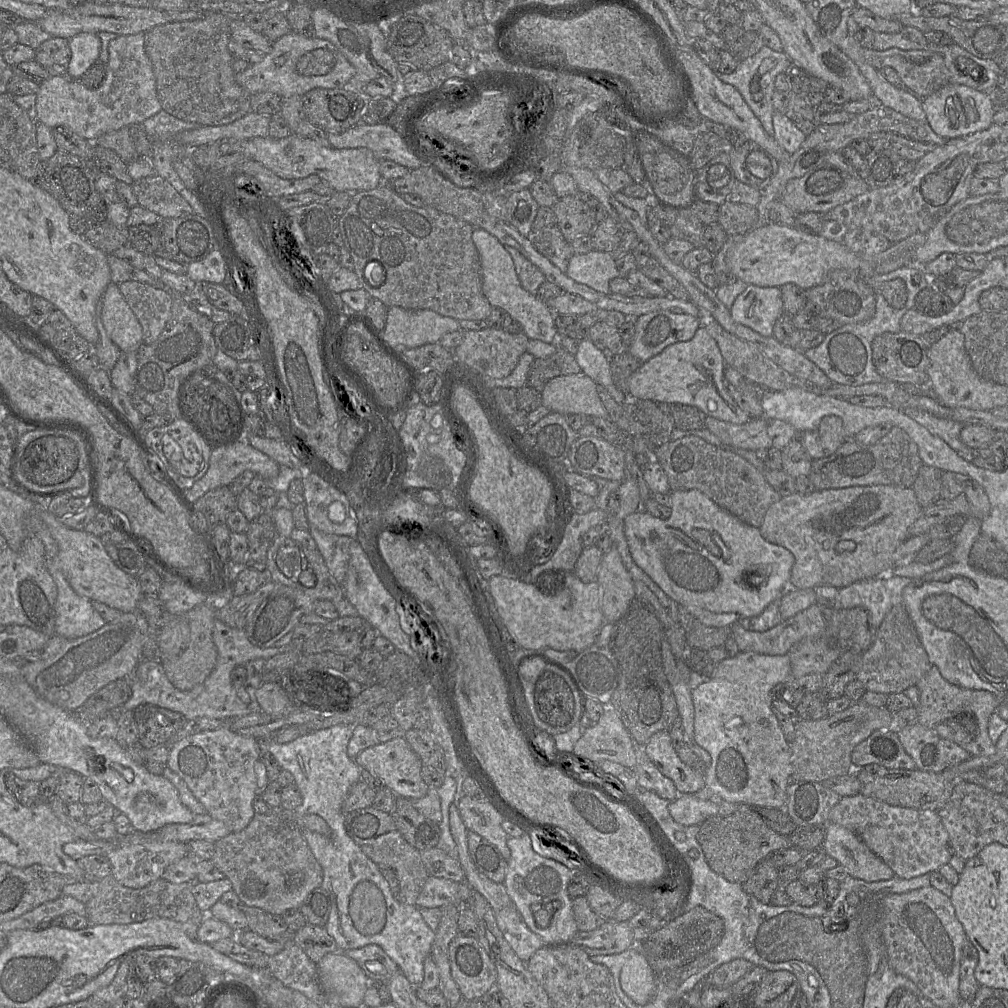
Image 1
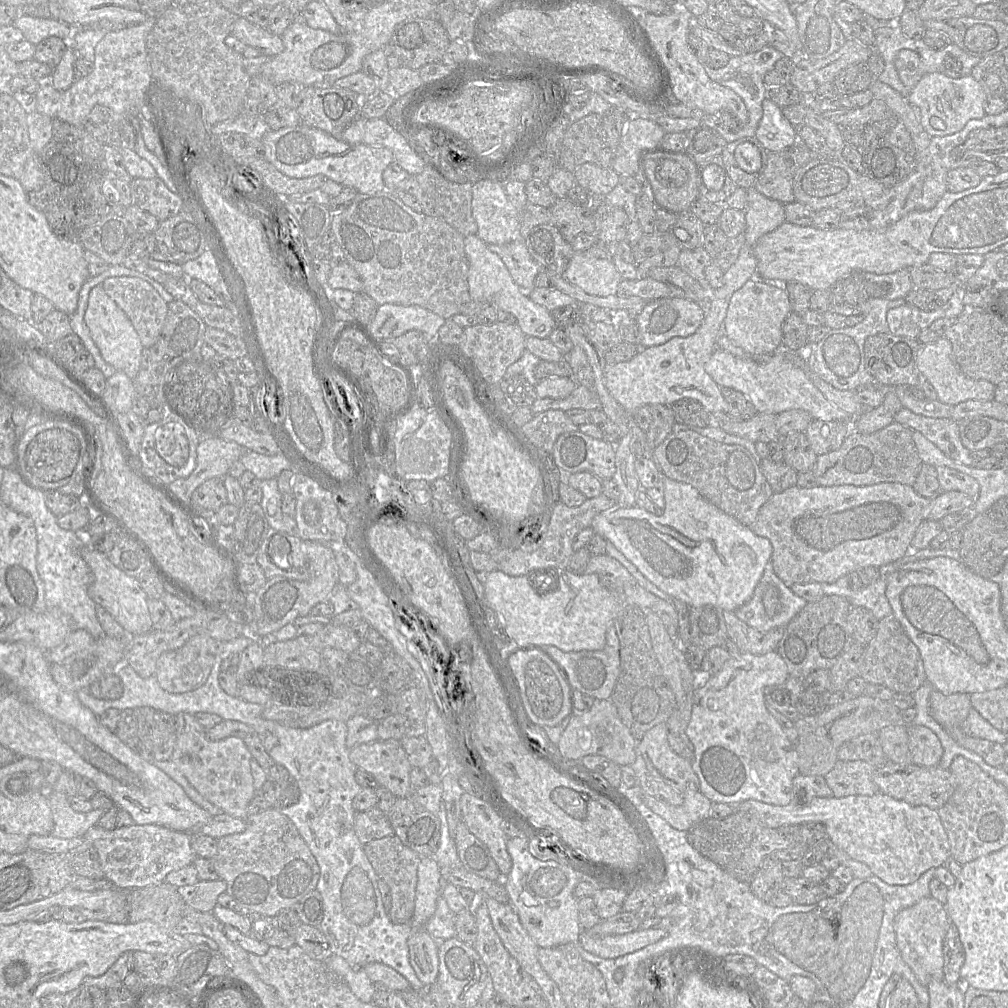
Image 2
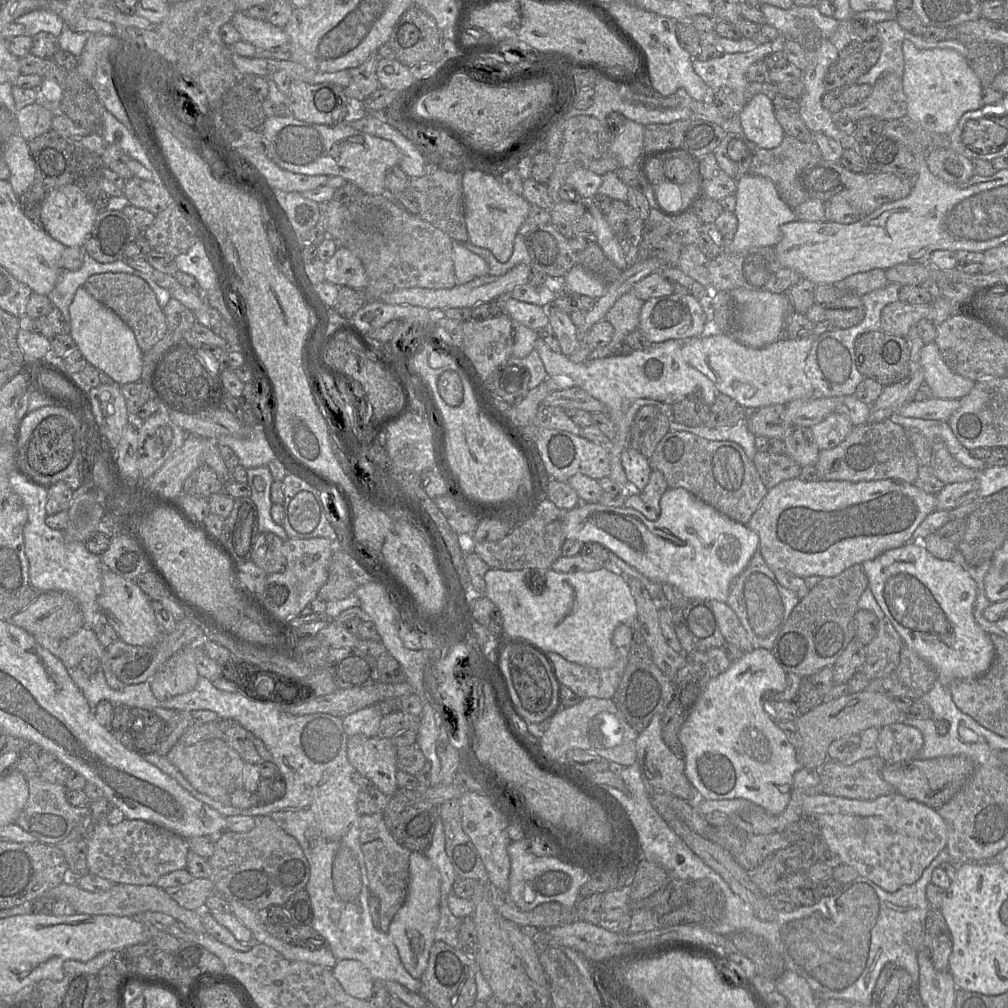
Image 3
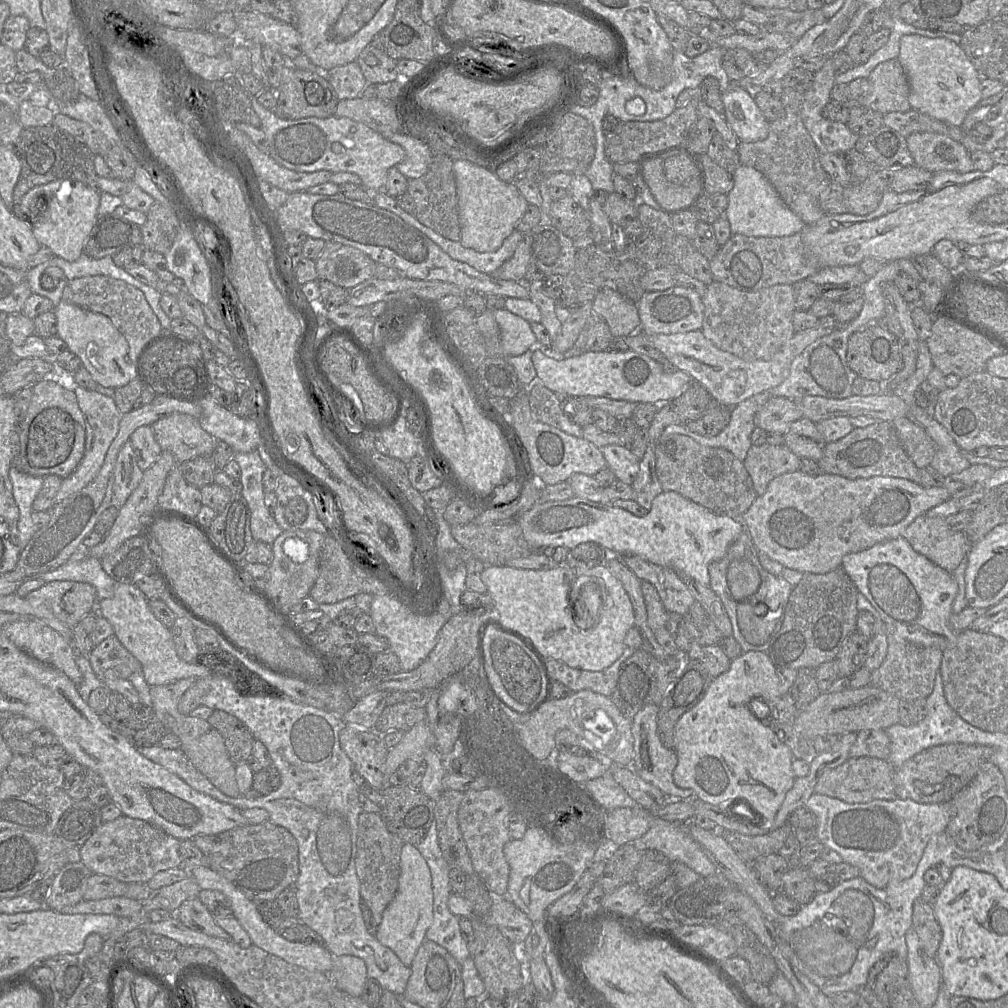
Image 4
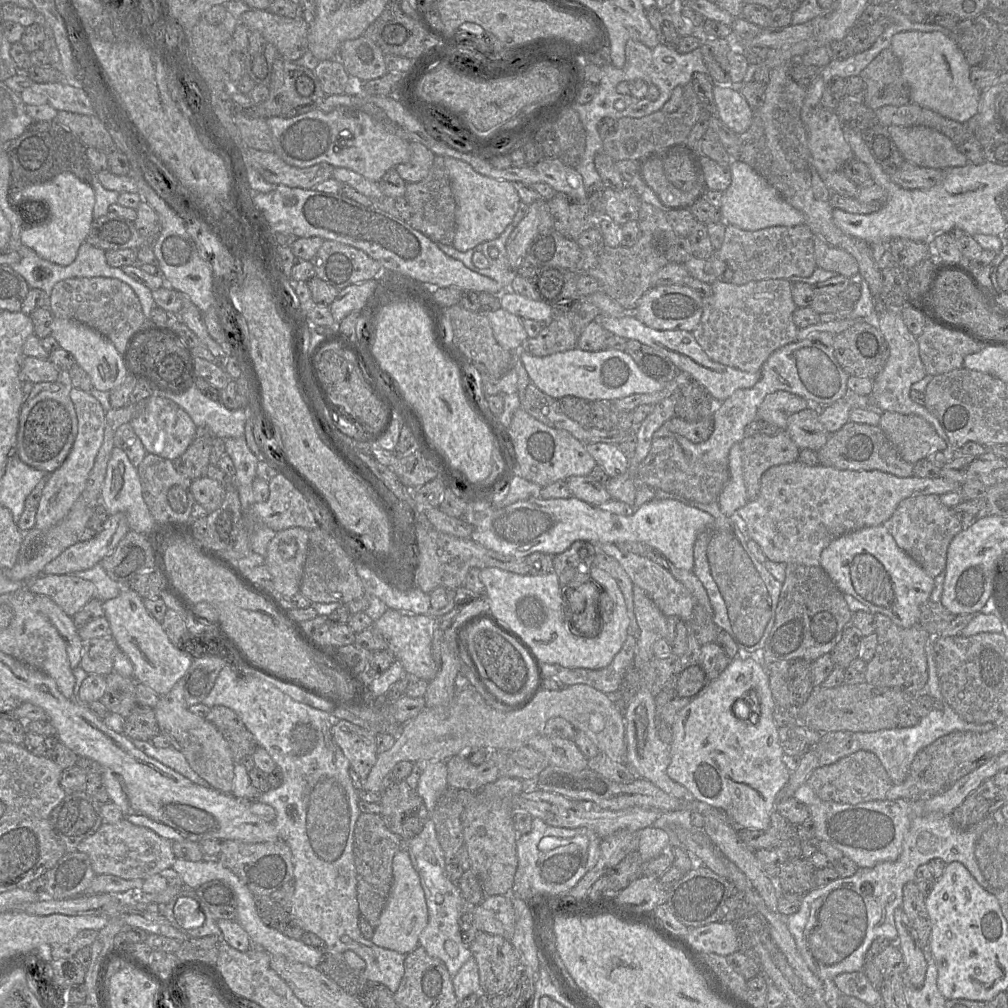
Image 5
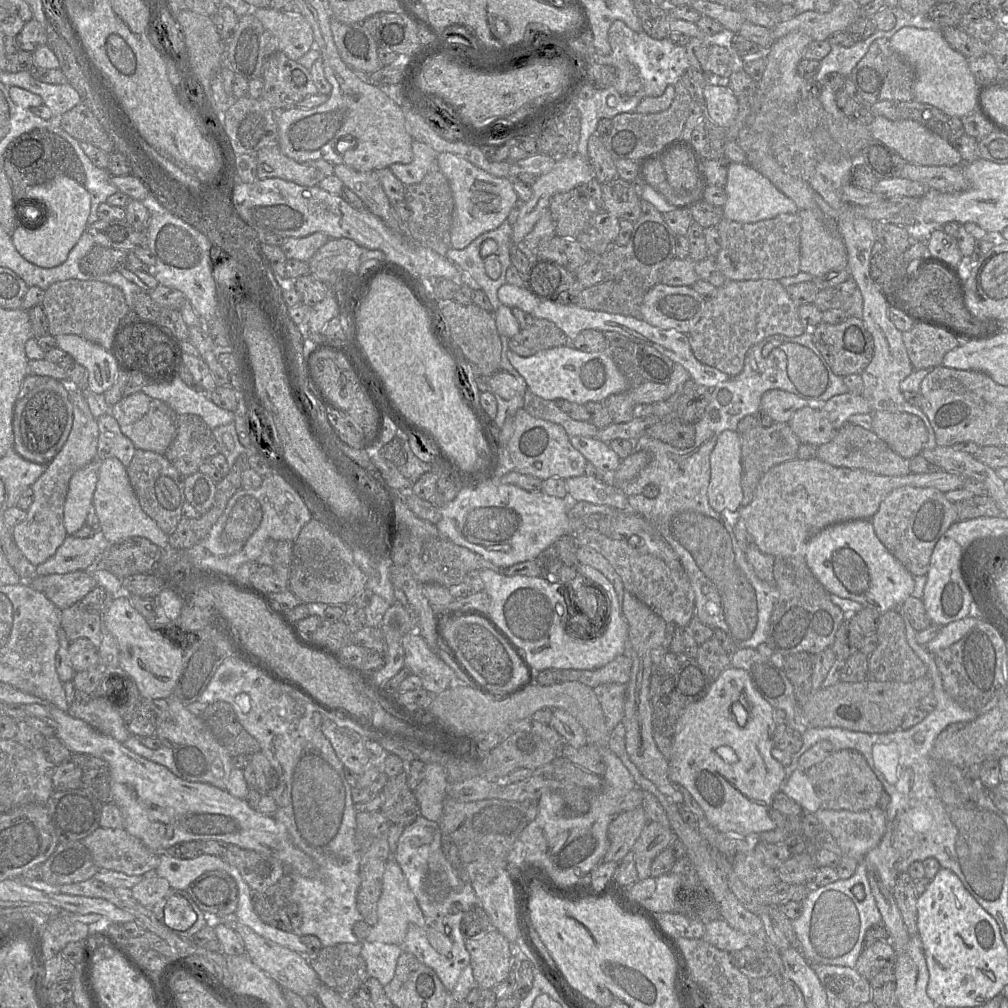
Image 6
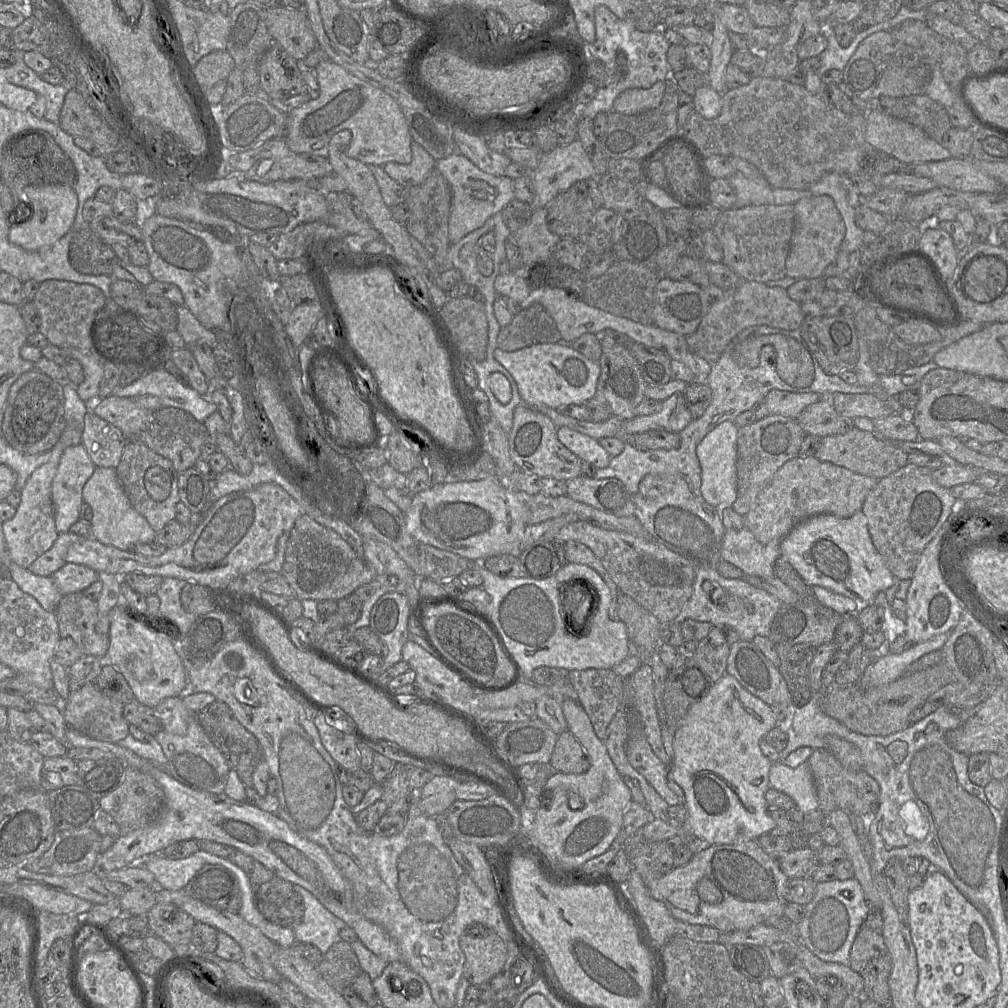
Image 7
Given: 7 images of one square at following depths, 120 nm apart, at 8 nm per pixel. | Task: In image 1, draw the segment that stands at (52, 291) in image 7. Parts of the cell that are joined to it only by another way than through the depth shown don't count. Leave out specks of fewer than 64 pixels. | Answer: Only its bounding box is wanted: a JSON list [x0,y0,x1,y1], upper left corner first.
[118,281,172,344]

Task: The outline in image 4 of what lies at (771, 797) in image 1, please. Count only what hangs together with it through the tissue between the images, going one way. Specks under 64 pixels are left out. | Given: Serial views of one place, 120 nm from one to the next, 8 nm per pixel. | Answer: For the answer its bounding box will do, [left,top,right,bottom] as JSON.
[673,652,795,829]

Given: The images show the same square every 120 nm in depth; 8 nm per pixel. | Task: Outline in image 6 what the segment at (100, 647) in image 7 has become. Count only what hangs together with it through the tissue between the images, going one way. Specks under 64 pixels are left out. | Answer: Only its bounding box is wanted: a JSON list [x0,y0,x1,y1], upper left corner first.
[61,603,102,649]

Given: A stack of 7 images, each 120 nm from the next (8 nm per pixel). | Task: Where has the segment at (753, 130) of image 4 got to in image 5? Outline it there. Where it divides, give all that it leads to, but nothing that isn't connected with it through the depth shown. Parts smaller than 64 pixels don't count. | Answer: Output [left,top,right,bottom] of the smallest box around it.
[713,83,754,135]

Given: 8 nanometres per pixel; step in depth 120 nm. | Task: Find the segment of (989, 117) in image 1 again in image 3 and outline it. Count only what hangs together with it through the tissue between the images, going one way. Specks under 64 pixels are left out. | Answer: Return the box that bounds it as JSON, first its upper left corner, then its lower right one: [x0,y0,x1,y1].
[902,41,982,135]

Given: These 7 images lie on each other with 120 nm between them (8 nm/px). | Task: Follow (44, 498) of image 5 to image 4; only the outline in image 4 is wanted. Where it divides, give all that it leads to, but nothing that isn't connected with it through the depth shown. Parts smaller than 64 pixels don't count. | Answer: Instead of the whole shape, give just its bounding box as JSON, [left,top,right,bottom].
[54,386,123,504]

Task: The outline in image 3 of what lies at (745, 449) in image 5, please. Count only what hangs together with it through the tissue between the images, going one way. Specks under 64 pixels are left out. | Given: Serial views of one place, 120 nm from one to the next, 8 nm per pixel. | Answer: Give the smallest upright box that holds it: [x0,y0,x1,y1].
[753,451,801,490]

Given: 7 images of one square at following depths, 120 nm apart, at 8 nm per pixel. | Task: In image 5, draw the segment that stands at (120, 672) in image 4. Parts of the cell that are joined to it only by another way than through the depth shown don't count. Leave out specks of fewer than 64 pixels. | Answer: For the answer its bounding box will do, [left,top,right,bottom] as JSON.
[79,637,121,676]

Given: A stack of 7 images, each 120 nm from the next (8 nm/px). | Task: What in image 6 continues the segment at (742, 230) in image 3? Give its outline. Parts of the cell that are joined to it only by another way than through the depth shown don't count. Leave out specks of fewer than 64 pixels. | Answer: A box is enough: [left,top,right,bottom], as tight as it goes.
[722,163,799,223]

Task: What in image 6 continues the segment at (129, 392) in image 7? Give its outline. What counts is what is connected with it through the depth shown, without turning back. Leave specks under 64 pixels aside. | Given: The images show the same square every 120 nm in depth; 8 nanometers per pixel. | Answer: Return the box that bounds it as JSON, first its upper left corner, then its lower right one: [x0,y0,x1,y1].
[142,376,234,430]

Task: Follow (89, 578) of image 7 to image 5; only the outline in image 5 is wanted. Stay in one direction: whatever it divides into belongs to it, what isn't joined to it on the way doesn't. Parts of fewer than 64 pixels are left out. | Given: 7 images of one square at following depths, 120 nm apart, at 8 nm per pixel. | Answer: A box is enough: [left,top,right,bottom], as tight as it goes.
[28,574,95,618]

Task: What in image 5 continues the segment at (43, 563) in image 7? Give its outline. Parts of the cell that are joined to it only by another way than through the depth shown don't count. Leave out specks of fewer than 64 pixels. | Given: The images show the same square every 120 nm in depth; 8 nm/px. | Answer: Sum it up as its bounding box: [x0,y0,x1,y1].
[41,512,130,575]

